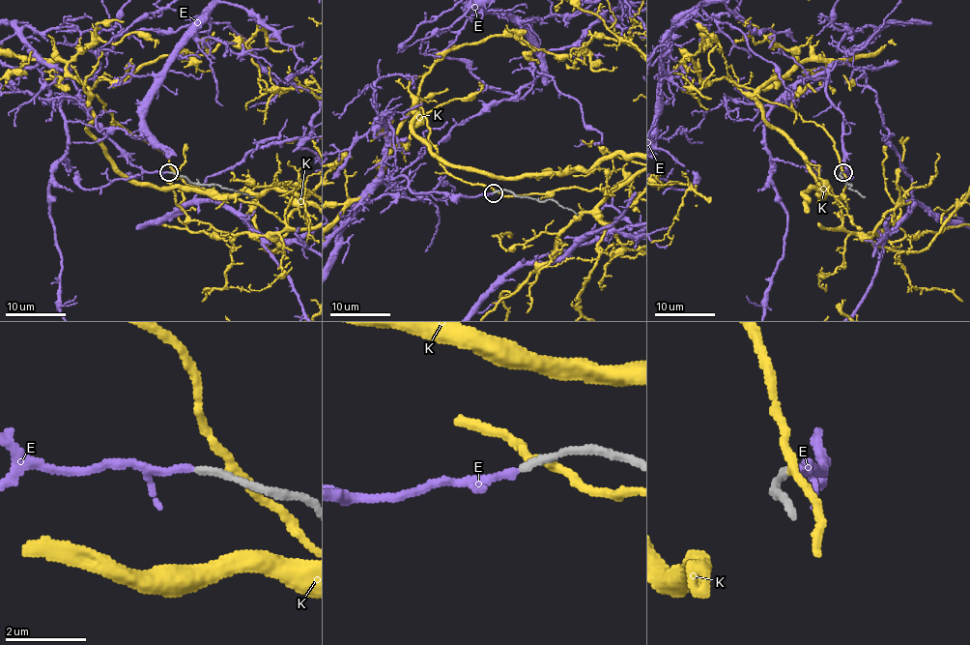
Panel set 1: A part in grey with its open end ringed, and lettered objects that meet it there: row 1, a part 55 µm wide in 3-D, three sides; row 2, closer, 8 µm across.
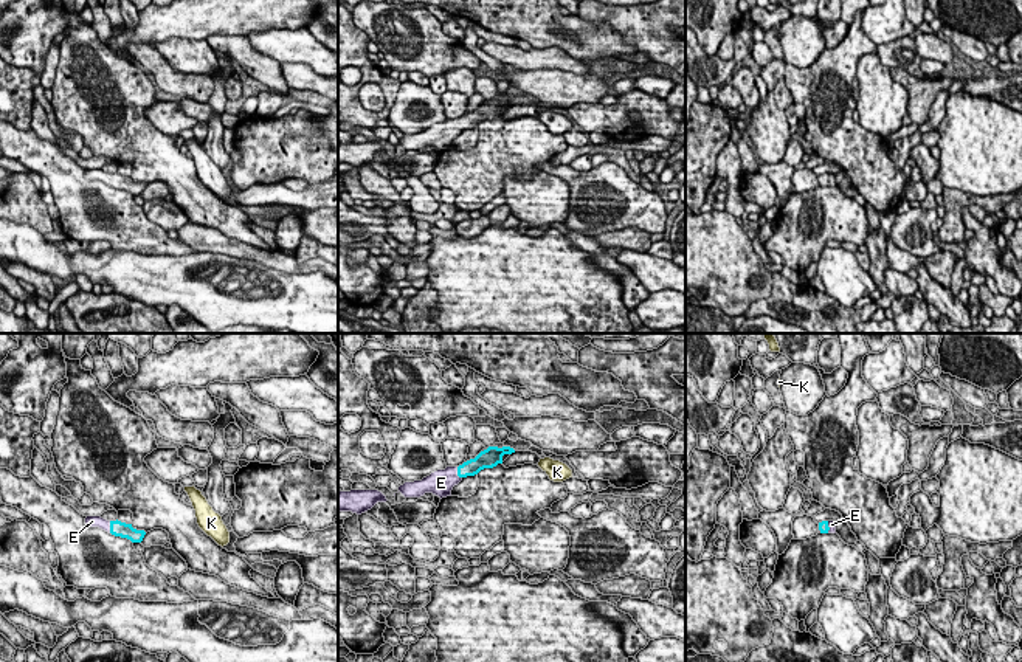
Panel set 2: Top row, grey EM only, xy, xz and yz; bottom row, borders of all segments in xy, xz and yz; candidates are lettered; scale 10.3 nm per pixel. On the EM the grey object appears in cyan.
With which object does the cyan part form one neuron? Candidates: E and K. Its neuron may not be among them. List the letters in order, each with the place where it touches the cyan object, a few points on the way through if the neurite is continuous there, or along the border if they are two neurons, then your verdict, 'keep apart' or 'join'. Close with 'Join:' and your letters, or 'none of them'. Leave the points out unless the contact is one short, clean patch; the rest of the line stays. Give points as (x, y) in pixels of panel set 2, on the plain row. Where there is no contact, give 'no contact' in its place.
E: xz (458, 126) | across xz (472, 120), (458, 126), (441, 135) | join
K: no contact | keep apart
Join: E

